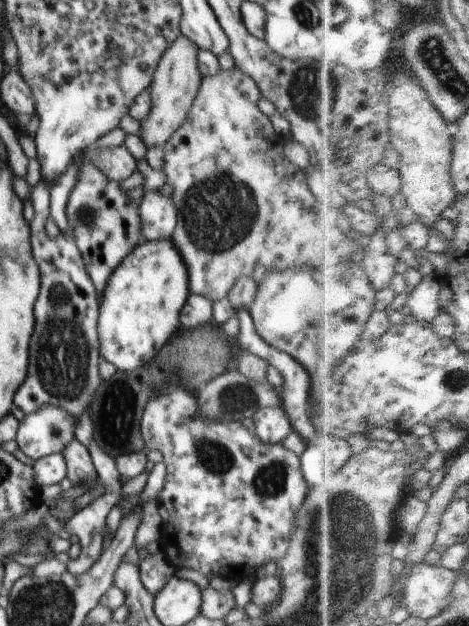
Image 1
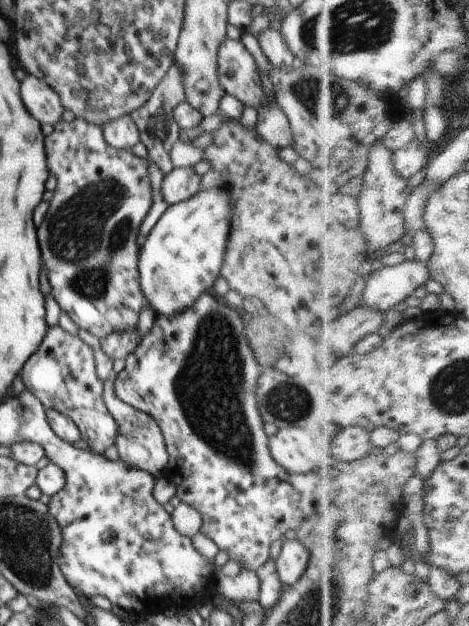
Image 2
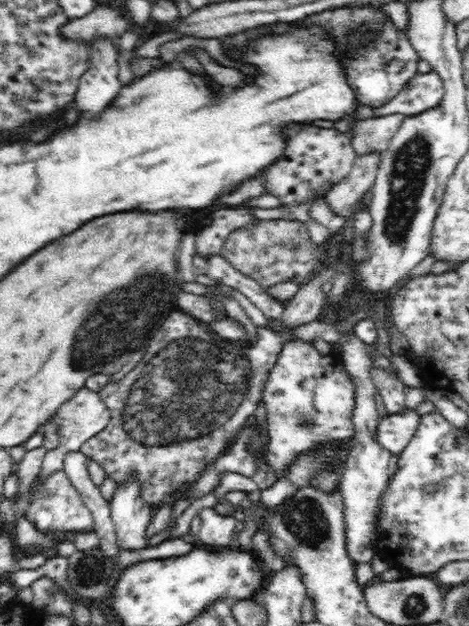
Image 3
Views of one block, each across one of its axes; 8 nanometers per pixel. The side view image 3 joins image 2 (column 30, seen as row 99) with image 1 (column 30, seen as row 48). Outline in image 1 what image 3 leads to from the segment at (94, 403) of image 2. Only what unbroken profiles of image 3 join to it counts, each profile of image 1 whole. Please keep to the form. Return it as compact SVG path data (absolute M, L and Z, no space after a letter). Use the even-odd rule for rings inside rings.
M39 181L32 188L32 254L40 266L42 284L40 296L34 304L36 324L30 338L28 376L24 384L18 388L13 404L25 415L35 413L44 405L52 405L77 418L88 410L101 383L98 373L101 354L97 331L99 296L74 240L68 240L61 233L52 240L44 230L50 215L49 188L43 181Z

